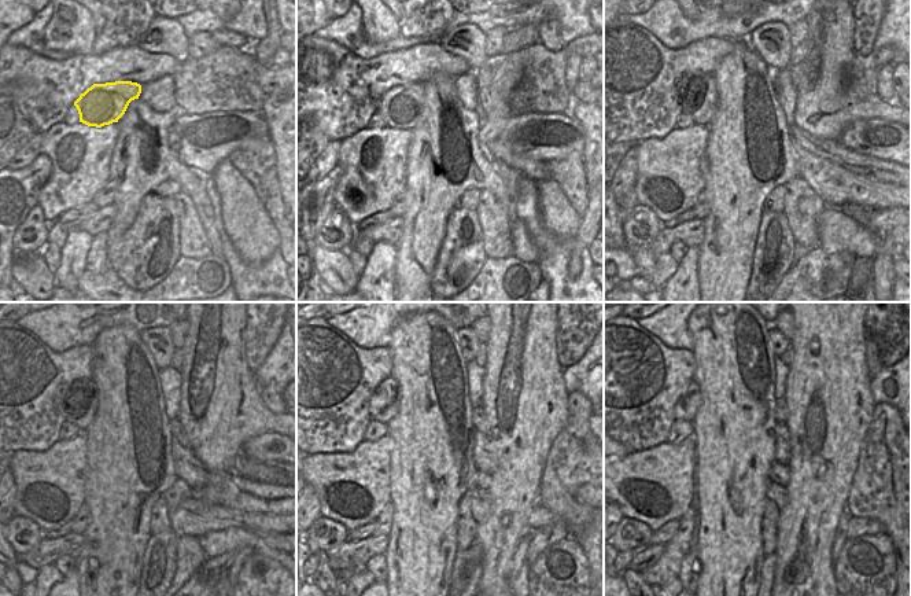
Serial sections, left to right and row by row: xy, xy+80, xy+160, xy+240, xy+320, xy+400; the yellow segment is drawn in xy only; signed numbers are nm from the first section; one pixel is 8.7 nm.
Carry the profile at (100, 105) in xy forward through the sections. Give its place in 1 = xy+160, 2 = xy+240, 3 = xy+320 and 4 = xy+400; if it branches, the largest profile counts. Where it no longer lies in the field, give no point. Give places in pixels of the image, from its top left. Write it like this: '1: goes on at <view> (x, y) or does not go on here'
1: goes on at xy+160 (700, 98)
2: goes on at xy+240 (81, 408)
3: goes on at xy+320 (384, 407)
4: goes on at xy+400 (688, 405)

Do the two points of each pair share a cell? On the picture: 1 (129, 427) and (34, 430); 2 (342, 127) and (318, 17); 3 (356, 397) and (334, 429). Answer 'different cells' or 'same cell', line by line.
1: different cells
2: different cells
3: same cell

